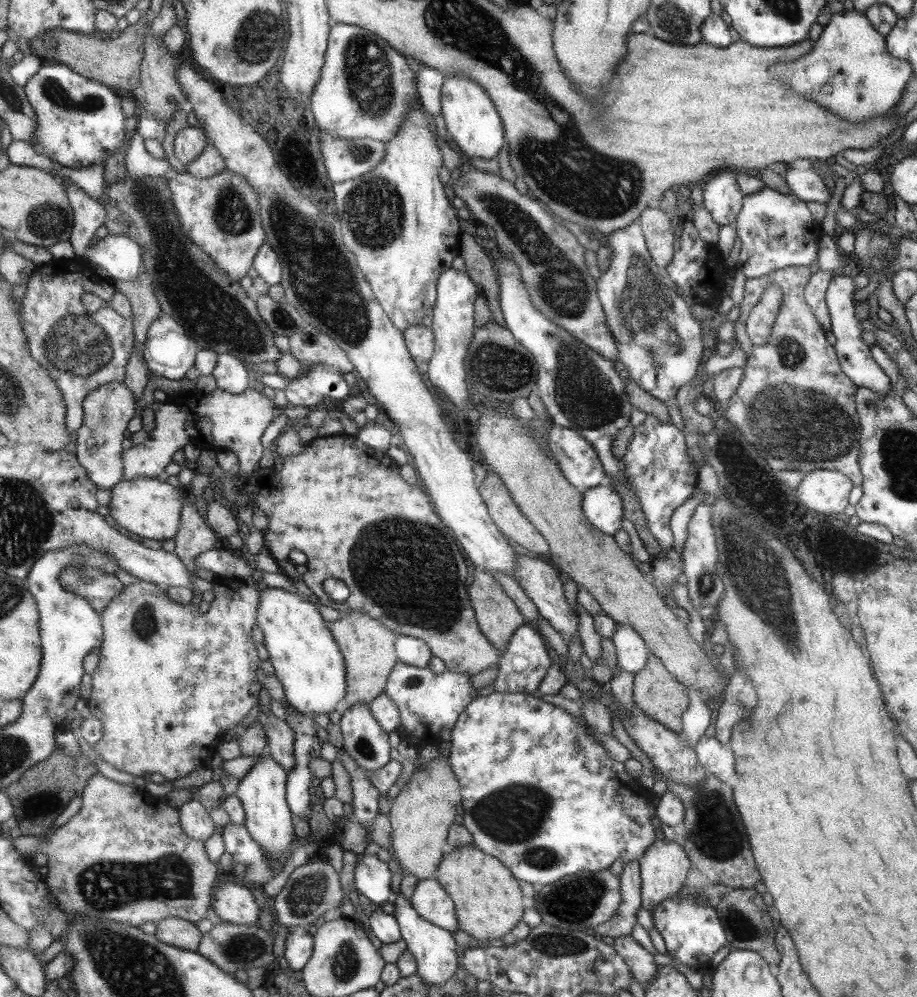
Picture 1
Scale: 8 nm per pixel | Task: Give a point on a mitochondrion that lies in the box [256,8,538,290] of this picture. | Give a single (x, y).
(369, 74)

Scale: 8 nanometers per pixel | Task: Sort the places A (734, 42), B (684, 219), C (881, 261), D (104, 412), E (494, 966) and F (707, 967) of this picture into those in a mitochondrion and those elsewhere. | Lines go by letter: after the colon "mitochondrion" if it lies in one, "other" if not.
A: other
B: other
C: mitochondrion
D: mitochondrion
E: other
F: other

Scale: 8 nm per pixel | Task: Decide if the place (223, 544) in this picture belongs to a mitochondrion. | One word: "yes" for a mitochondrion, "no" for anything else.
no

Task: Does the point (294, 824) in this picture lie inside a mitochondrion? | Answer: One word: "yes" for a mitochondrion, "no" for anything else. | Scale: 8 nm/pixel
no

